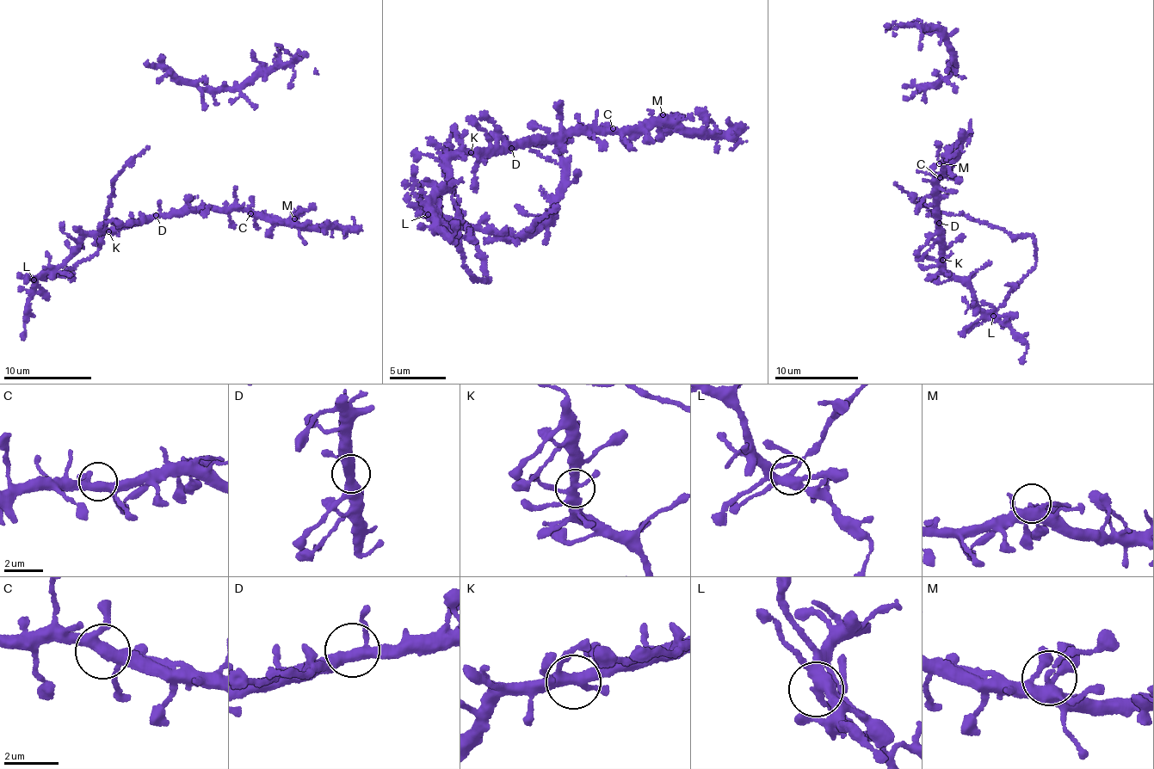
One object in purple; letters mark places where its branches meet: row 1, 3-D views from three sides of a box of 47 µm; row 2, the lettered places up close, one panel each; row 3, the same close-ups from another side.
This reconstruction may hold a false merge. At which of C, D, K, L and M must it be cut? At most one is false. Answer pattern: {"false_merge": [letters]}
{"false_merge": ["L"]}

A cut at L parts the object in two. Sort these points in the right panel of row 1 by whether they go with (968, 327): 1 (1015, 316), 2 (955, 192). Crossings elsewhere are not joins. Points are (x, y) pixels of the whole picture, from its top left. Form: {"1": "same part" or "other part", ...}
{"1": "same part", "2": "same part"}

